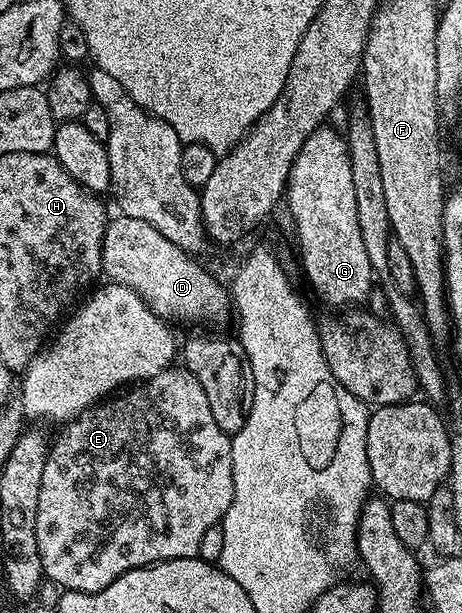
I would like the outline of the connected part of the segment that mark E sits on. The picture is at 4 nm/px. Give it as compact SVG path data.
M171 366L126 391L111 395L94 407L84 409L73 420L65 421L61 425L62 433L53 437L50 453L44 462L44 478L40 478L40 506L36 506L36 546L40 546L40 562L45 579L59 584L59 589L67 592L99 592L112 586L116 578L133 568L158 564L161 560L195 559L204 533L209 528L221 525L228 506L232 506L234 479L231 437L220 430L220 426L216 426L216 418L212 418L212 410L208 406L208 394L204 394L204 389L193 374L185 366Z

